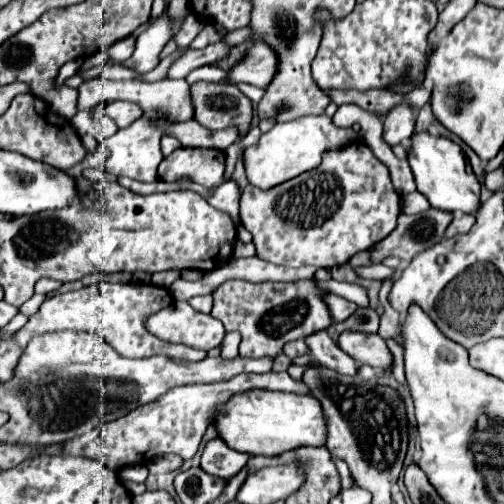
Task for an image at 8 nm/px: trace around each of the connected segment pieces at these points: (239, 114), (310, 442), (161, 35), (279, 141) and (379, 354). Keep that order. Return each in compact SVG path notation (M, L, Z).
M198 81L192 85L192 105L194 119L210 131L236 127L244 135L250 129L252 101L234 85Z
M252 389L234 395L220 407L214 417L218 435L236 449L248 455L282 455L298 447L322 447L328 437L328 421L322 403L314 395L296 395L282 391Z
M162 13L142 35L138 35L134 53L128 61L124 61L124 67L136 69L138 73L152 71L158 65L158 55L170 37L170 17L168 13Z
M328 115L302 117L288 123L278 123L274 129L264 133L256 145L244 151L244 167L246 167L248 181L260 189L268 189L304 171L316 169L326 149L342 149L348 141L354 141L354 139L356 139L356 133L352 129L336 127Z
M344 331L338 337L340 349L344 349L352 359L366 363L374 369L394 369L394 357L380 335L368 335L358 331Z

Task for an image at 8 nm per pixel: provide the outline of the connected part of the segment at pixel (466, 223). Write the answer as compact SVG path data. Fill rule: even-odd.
M456 213L454 219L452 219L452 223L450 223L448 229L446 229L446 237L452 239L452 237L458 235L458 233L468 233L468 231L472 229L474 223L476 223L474 215L462 215L462 213Z

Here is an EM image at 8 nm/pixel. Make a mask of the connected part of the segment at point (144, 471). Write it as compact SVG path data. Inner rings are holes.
M132 465L132 467L124 467L122 471L118 471L118 477L122 481L136 481L136 483L144 483L148 477L148 467L146 465Z

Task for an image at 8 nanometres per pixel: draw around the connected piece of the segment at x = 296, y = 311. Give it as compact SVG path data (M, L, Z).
M232 279L212 293L214 307L210 315L220 319L226 331L238 331L242 335L240 357L276 357L284 351L286 343L302 339L316 329L328 329L332 319L328 317L328 309L324 309L324 301L320 301L320 293L324 291L310 279L296 283L250 283Z

